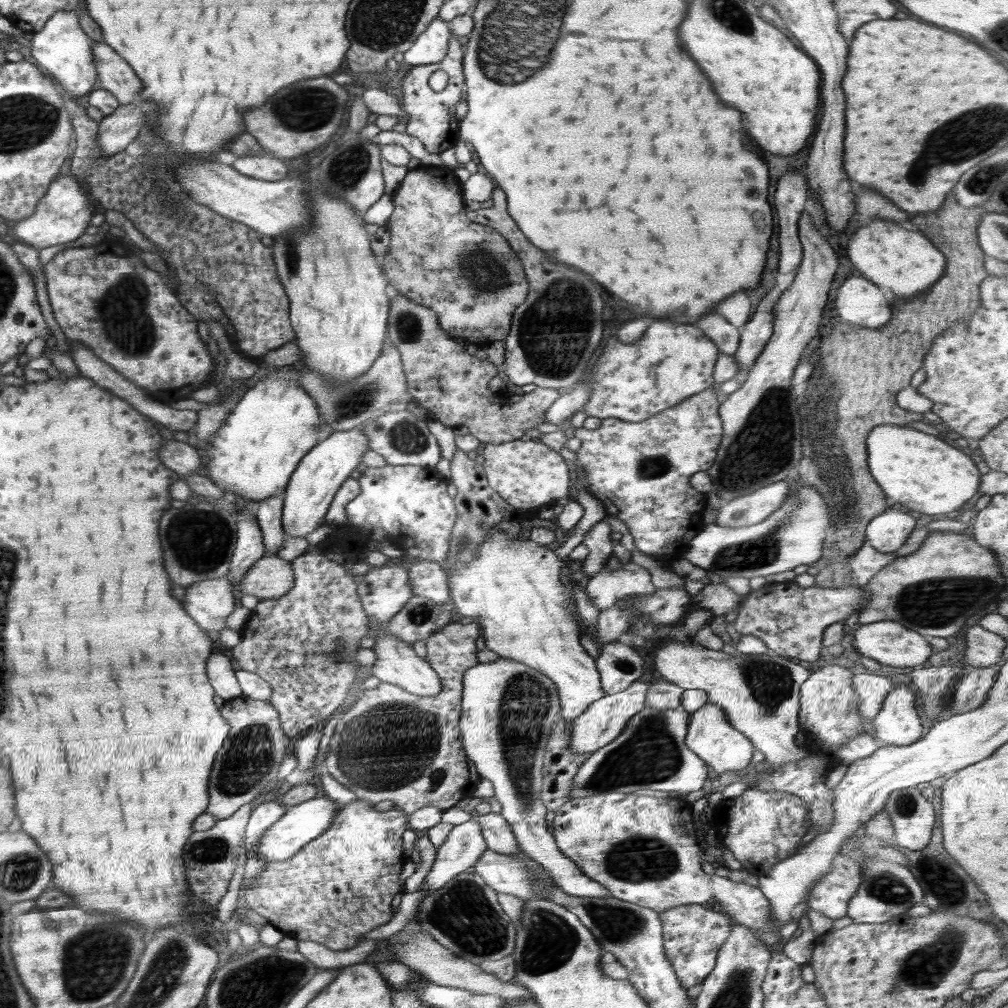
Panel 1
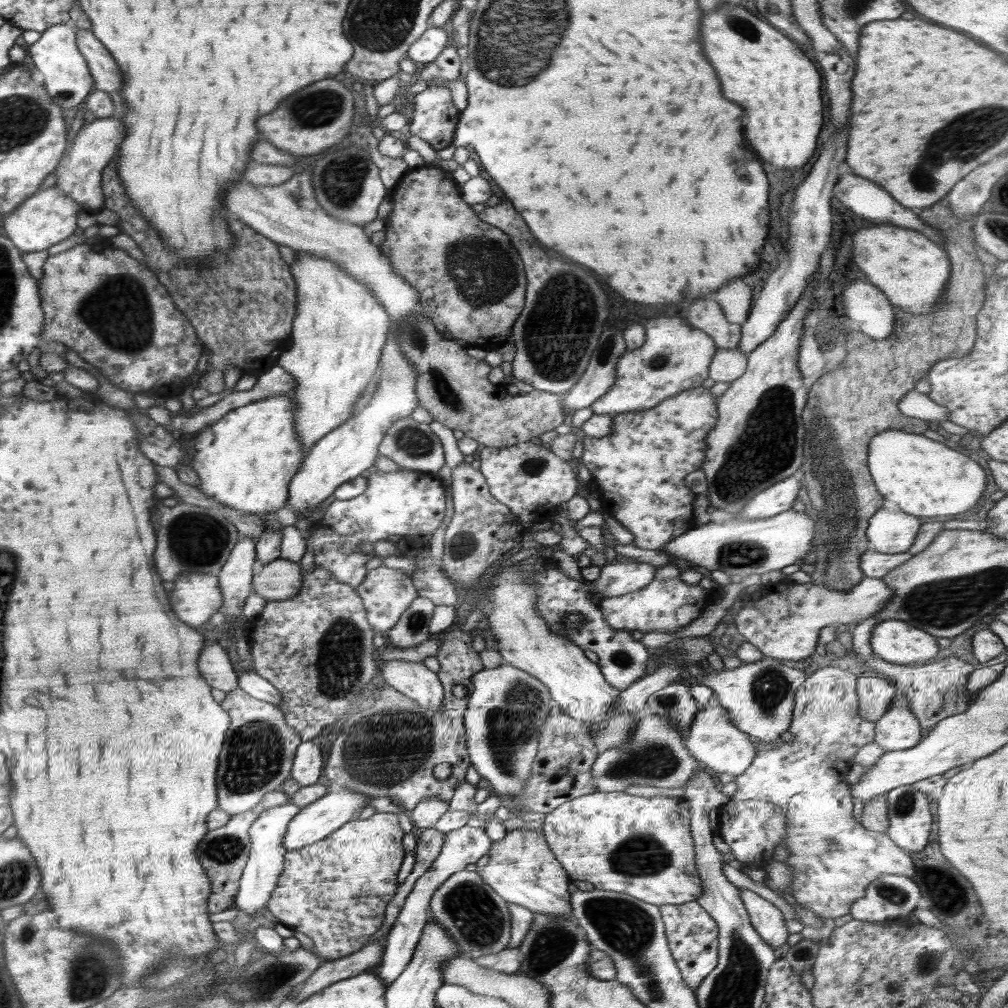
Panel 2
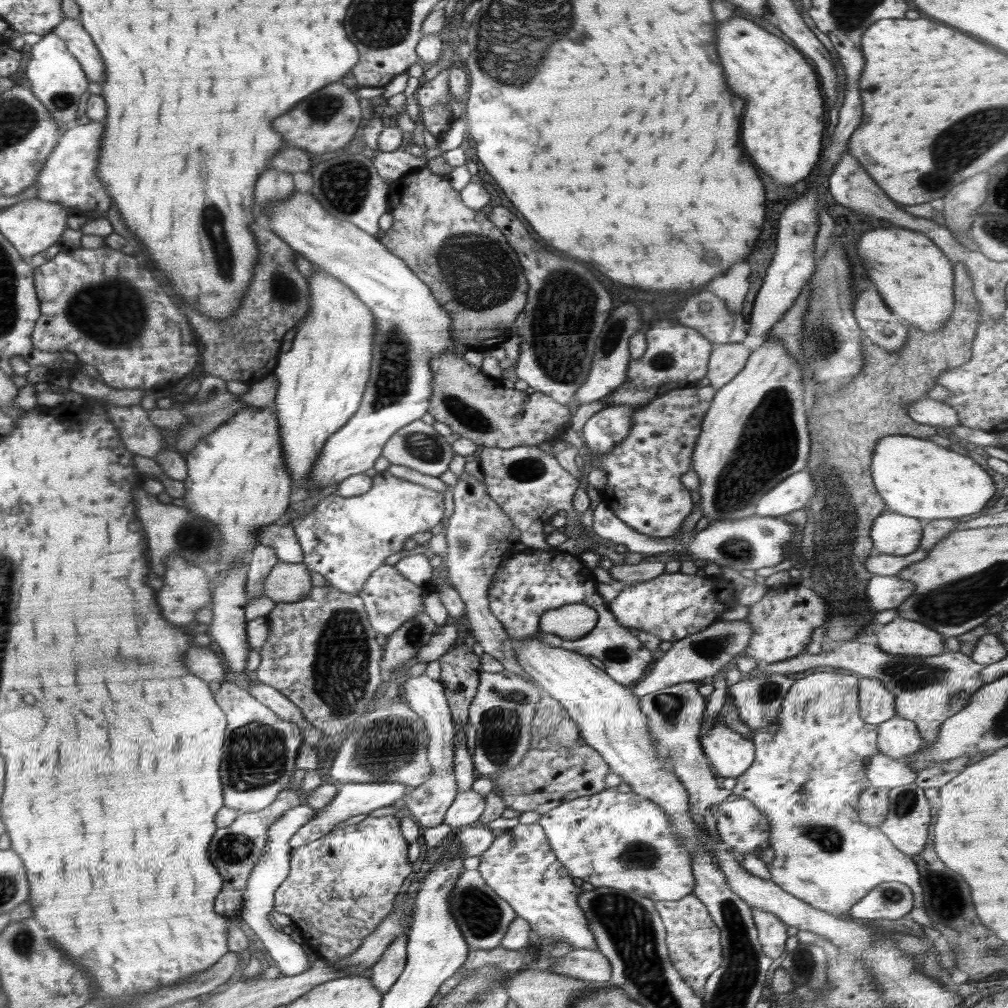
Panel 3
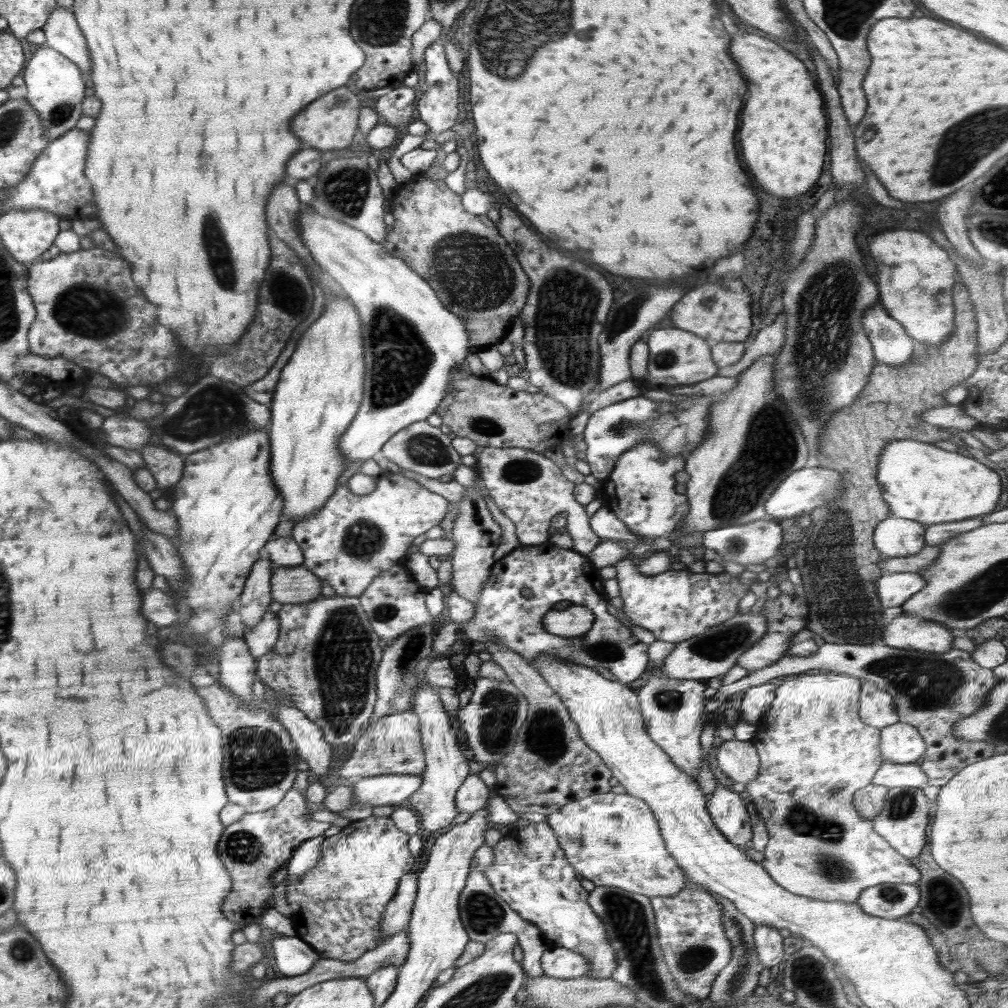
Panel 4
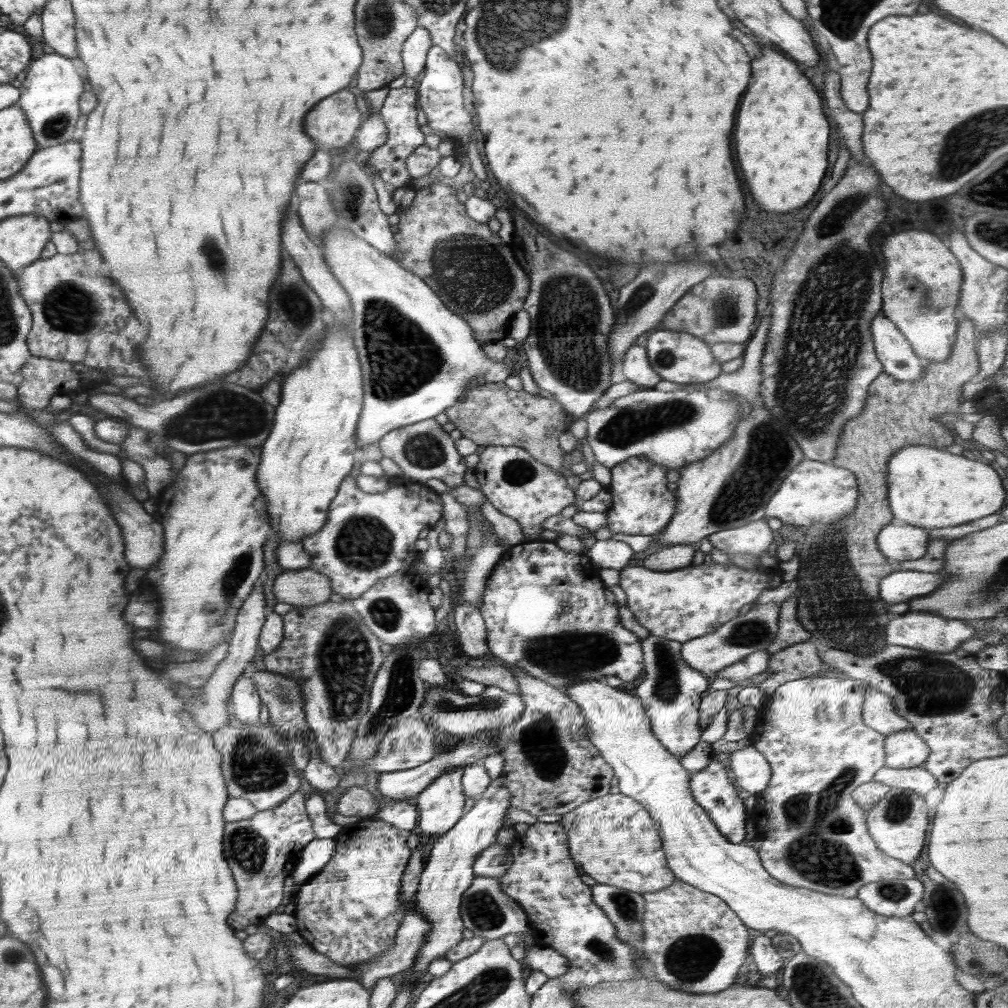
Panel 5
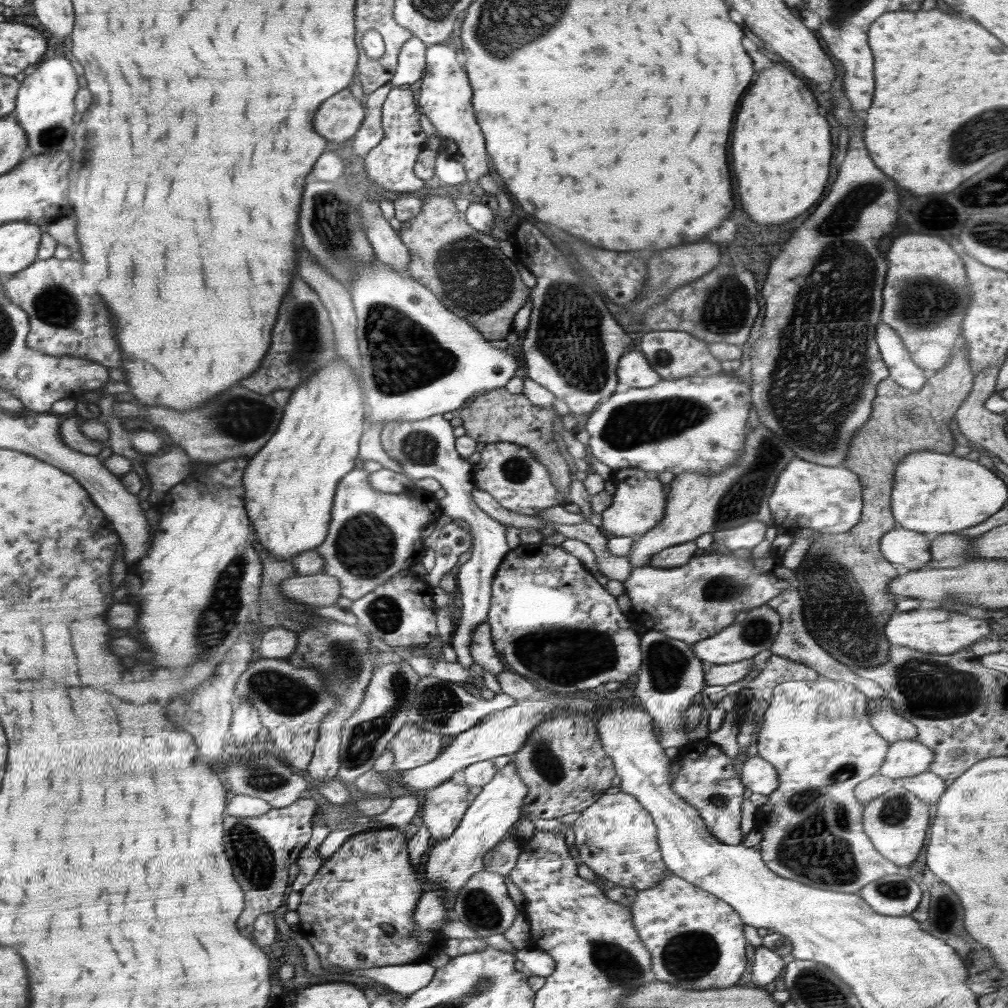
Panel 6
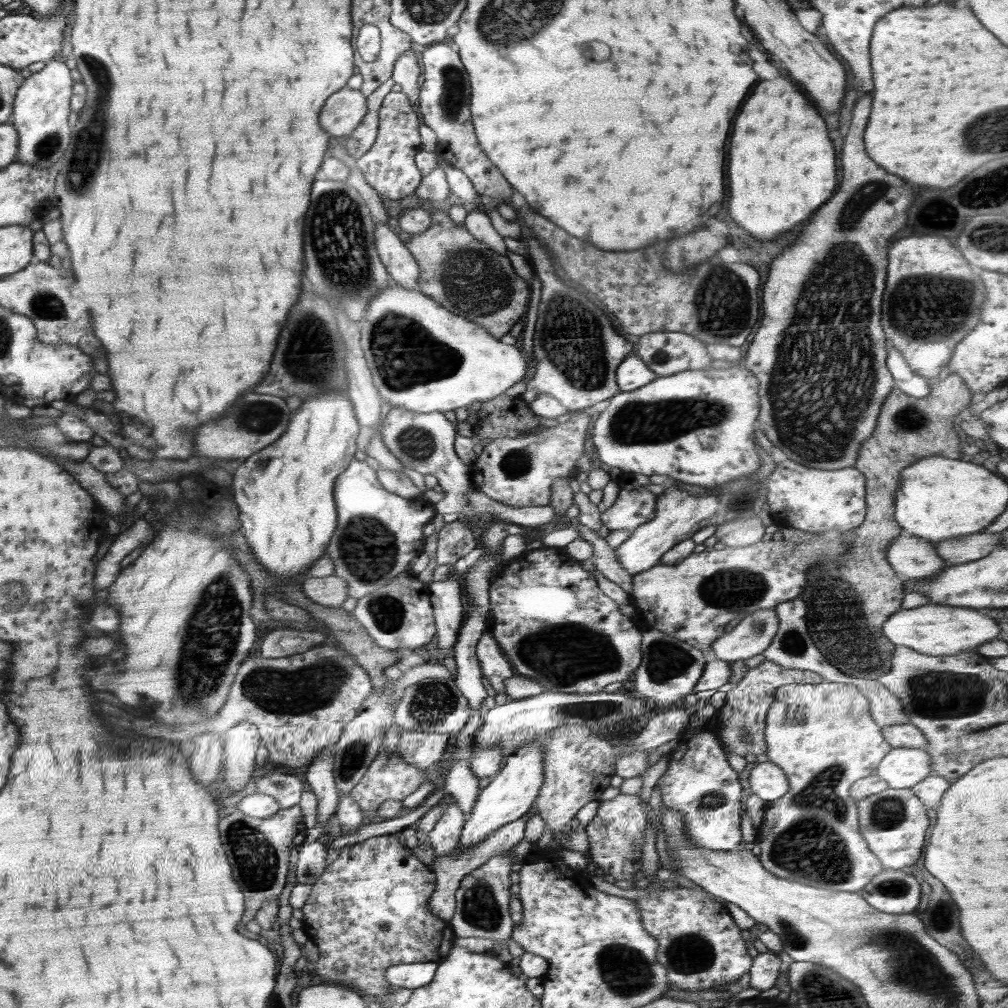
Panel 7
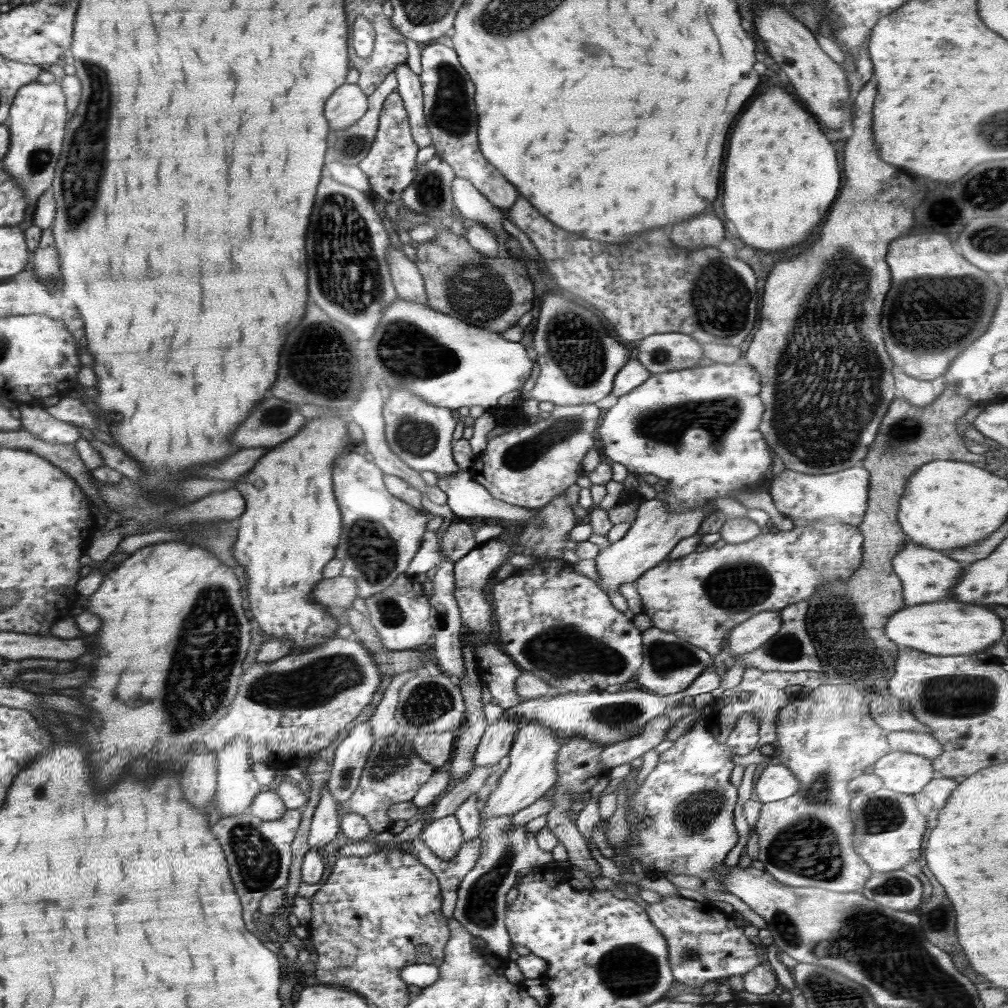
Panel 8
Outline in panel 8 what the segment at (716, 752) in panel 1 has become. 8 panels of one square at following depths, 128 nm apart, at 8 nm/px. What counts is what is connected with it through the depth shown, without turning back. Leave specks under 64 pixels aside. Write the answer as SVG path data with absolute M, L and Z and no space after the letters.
M770 763L763 769L754 790L758 800L767 804L795 795L798 788L800 788L800 781L788 767L782 763Z

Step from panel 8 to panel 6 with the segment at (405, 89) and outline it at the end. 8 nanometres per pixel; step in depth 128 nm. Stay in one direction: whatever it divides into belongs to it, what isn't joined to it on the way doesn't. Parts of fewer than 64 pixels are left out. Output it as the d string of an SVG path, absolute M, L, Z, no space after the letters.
M418 36L406 40L400 49L397 68L390 80L394 87L412 85L425 74L425 54L427 47Z

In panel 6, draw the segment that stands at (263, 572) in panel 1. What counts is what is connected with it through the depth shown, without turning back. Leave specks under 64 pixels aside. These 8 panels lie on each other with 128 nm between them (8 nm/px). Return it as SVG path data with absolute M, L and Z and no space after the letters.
M328 574L295 575L280 584L280 591L299 604L330 607L340 598L340 582Z

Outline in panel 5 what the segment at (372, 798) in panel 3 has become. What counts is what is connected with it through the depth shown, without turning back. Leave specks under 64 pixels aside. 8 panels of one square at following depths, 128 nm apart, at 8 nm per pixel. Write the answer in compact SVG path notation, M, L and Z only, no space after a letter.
M482 731L482 733L476 733L476 735L472 735L471 737L463 738L456 743L454 749L436 755L432 760L424 762L419 767L403 771L380 773L380 778L376 782L376 788L387 800L406 800L410 796L420 794L428 784L432 784L432 780L440 778L444 772L454 770L458 766L460 768L468 766L472 762L476 762L476 760L482 760L482 758L486 758L488 755L496 754L497 752L502 752L500 750L500 735L496 731Z

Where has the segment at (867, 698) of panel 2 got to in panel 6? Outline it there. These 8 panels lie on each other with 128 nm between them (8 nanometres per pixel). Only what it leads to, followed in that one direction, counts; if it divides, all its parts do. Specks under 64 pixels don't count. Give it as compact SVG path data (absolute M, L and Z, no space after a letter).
M885 698L868 699L870 725L889 743L896 740L917 740L917 728L894 709L893 702Z

